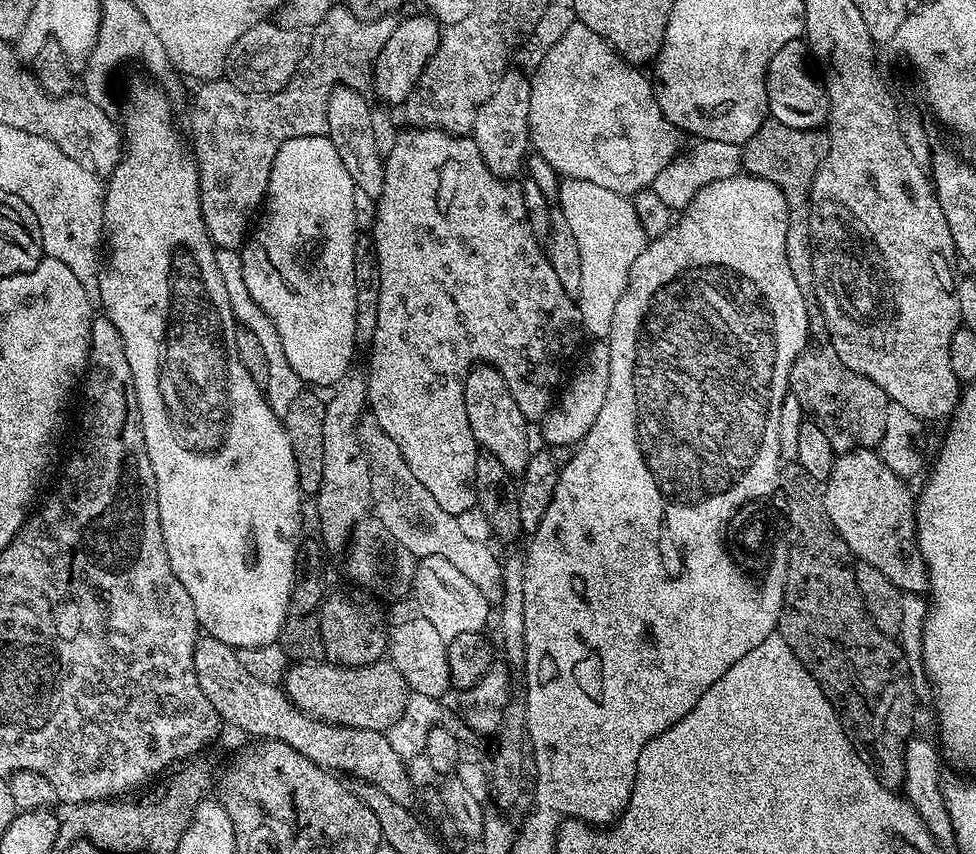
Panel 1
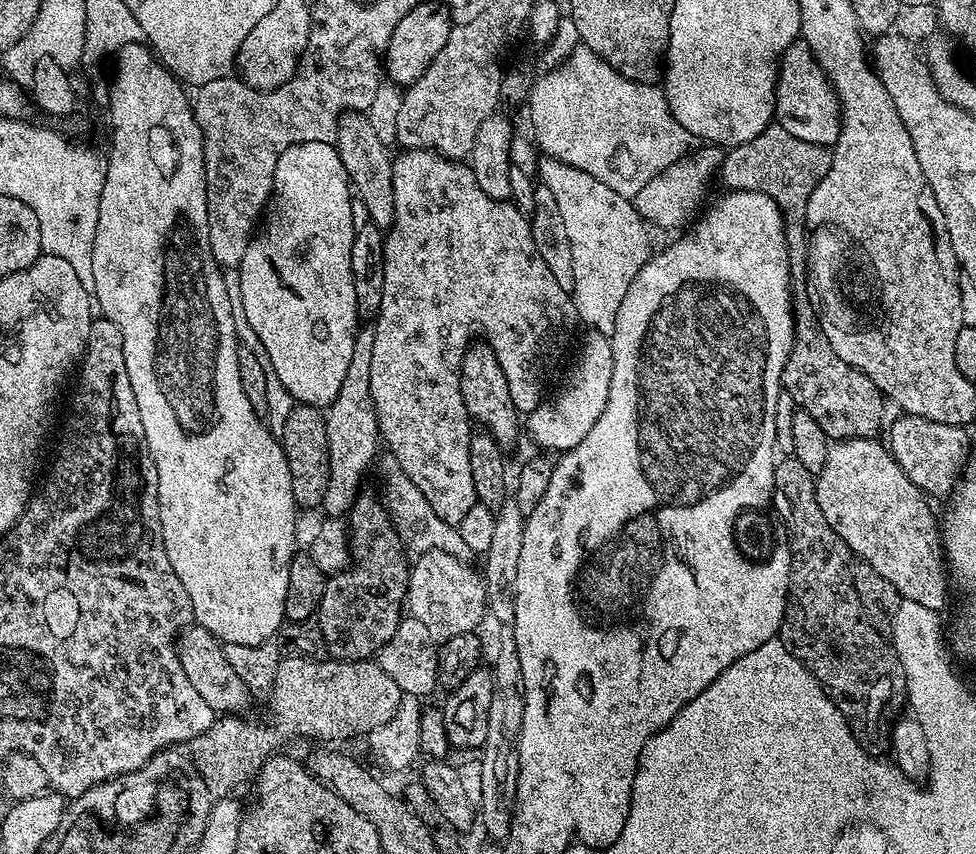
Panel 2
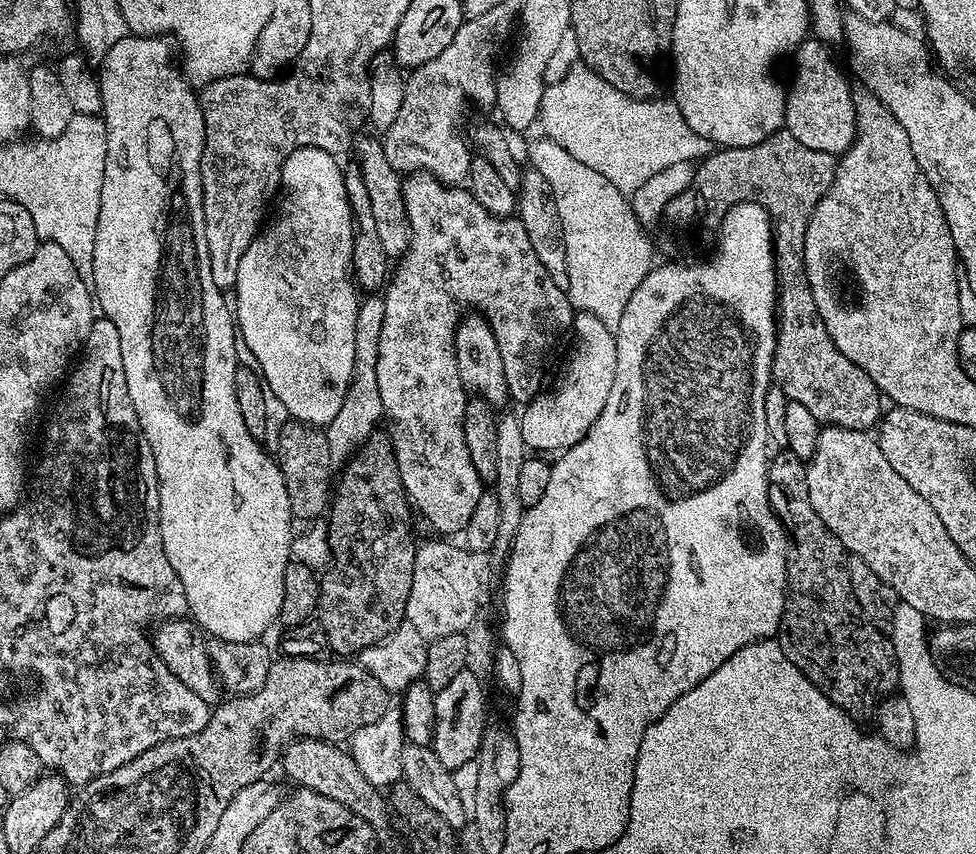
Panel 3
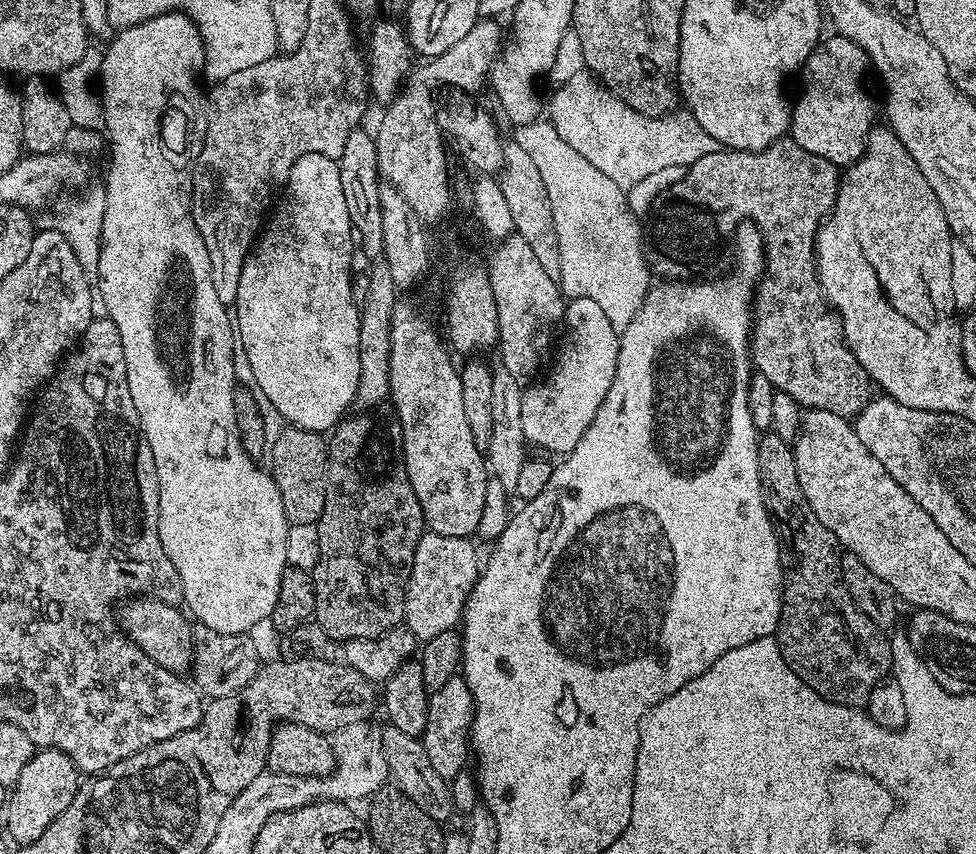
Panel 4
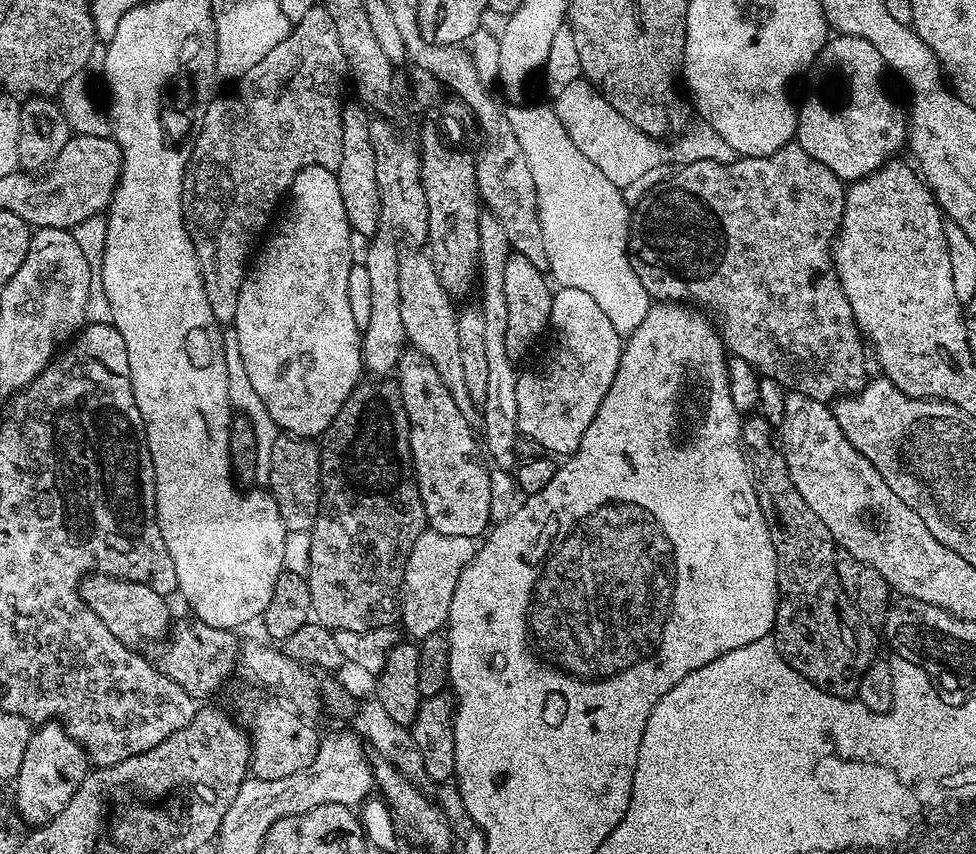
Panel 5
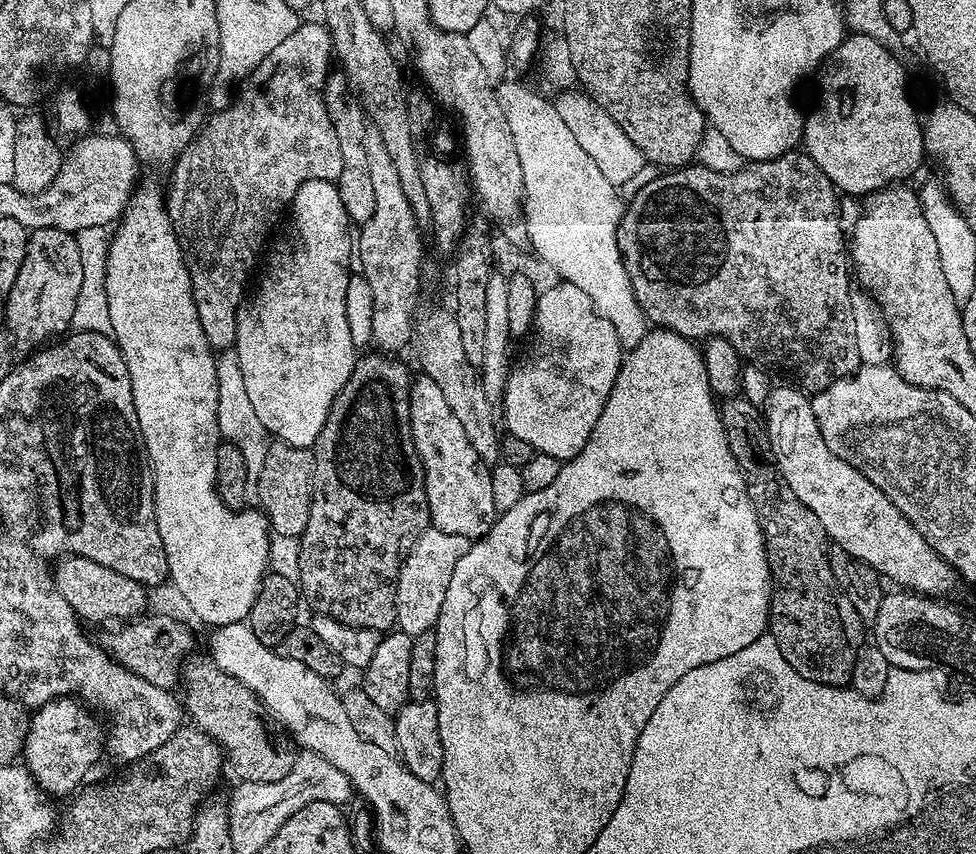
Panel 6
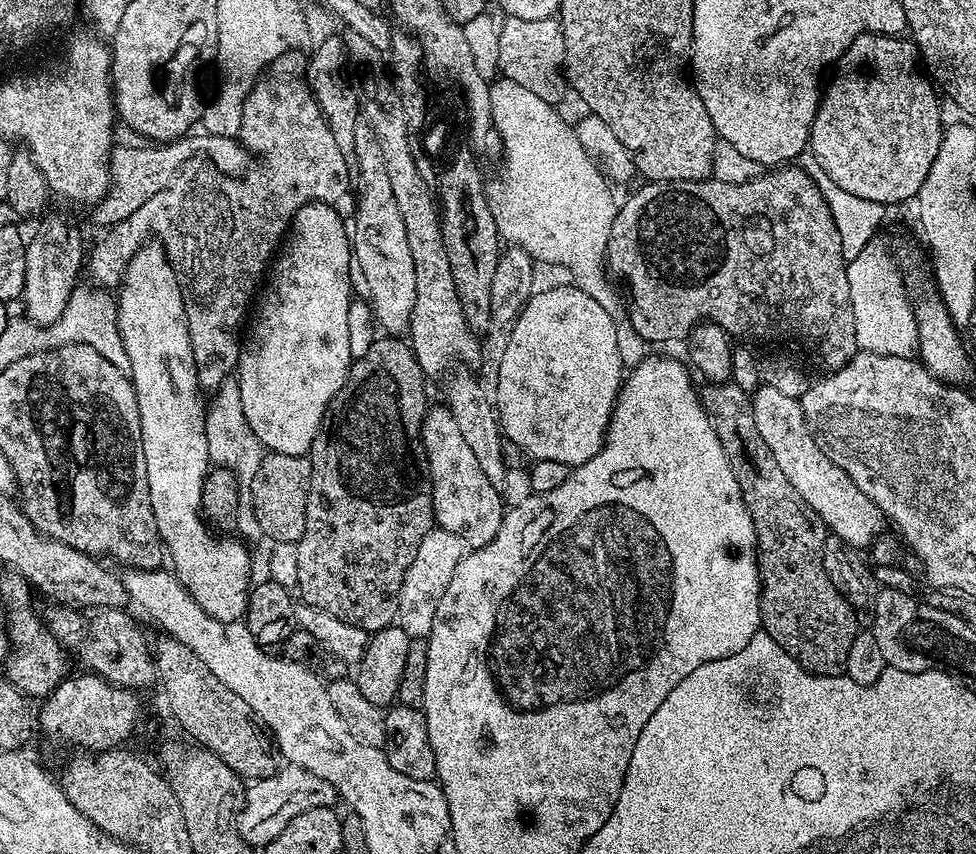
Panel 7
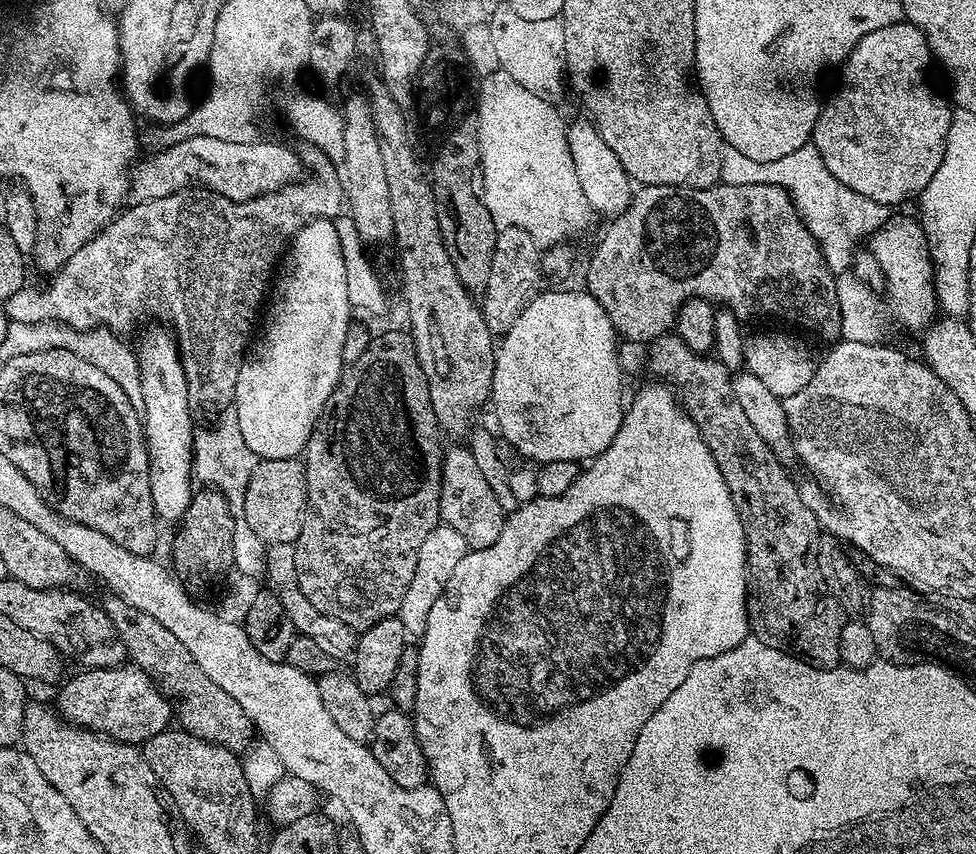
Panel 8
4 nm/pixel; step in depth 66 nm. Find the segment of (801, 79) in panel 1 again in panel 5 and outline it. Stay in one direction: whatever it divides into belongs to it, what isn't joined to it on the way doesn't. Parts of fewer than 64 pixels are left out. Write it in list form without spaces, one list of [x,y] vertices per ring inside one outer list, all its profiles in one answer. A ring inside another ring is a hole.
[[[836,34],[829,39],[824,45],[824,49],[816,56],[814,71],[812,76],[812,89],[808,92],[804,104],[799,105],[796,113],[796,139],[795,143],[799,144],[802,150],[806,150],[806,154],[810,154],[810,158],[818,158],[818,162],[822,162],[822,166],[830,166],[830,170],[834,170],[834,174],[840,180],[851,182],[853,180],[861,180],[864,176],[869,176],[878,171],[882,165],[888,163],[897,155],[896,152],[901,147],[905,147],[908,138],[908,117],[903,107],[895,108],[892,100],[888,97],[888,92],[884,89],[884,72],[886,73],[886,65],[882,54],[878,54],[878,50],[874,50],[874,46],[870,46],[870,42],[866,42],[866,38],[858,38],[857,36],[845,36]]]

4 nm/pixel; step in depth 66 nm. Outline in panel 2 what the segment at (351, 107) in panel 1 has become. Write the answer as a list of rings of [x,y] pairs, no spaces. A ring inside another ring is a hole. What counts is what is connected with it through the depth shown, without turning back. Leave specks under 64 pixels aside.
[[[348,110],[341,115],[334,141],[338,154],[342,158],[342,166],[348,175],[348,183],[355,199],[364,203],[368,211],[367,219],[381,230],[392,227],[394,218],[394,182],[392,181],[393,157],[388,156],[389,145],[383,144],[370,126],[367,115],[355,110]]]

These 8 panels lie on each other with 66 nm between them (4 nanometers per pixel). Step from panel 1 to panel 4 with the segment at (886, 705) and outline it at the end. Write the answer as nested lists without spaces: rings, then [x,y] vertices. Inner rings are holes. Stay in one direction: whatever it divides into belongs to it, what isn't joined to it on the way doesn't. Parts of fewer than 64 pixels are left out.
[[[764,434],[758,440],[758,470],[764,484],[764,505],[774,521],[776,537],[780,540],[780,564],[784,567],[784,591],[780,597],[780,625],[774,633],[775,643],[782,654],[785,665],[800,676],[806,686],[810,686],[822,698],[835,704],[845,704],[851,708],[867,705],[872,687],[879,684],[893,671],[892,645],[885,629],[879,628],[852,601],[842,578],[840,558],[842,549],[834,534],[818,522],[818,514],[810,510],[802,486],[798,486],[796,453],[793,445],[774,434]]]

